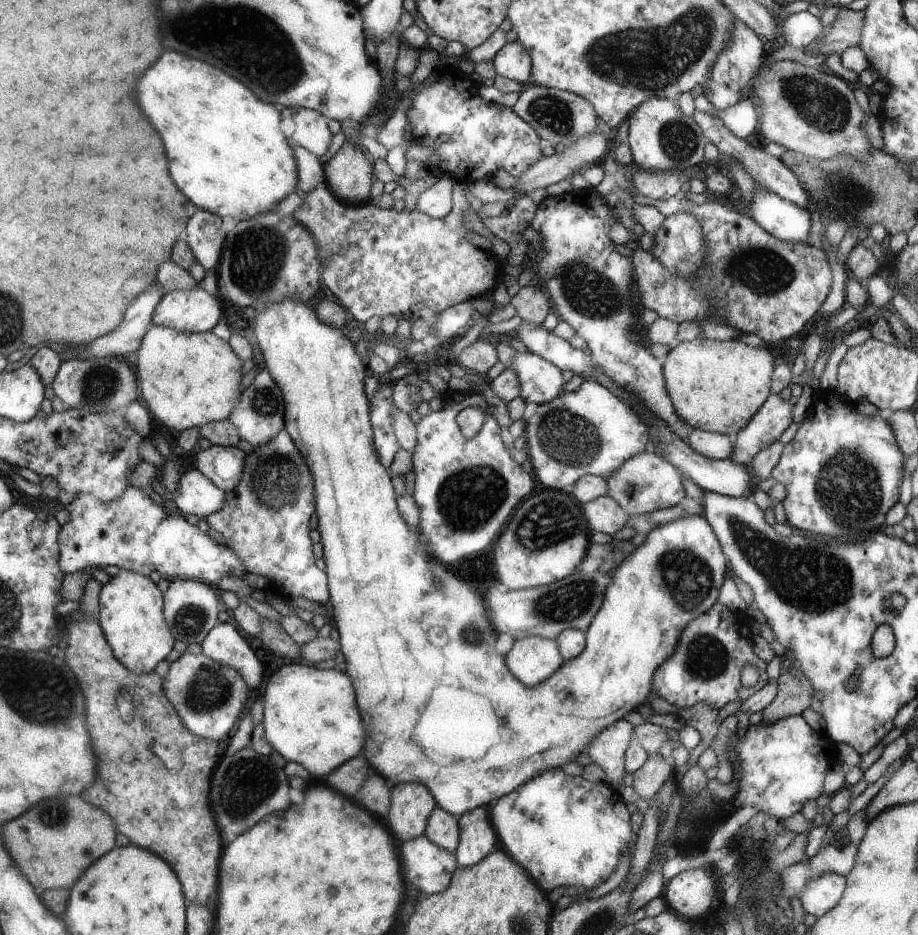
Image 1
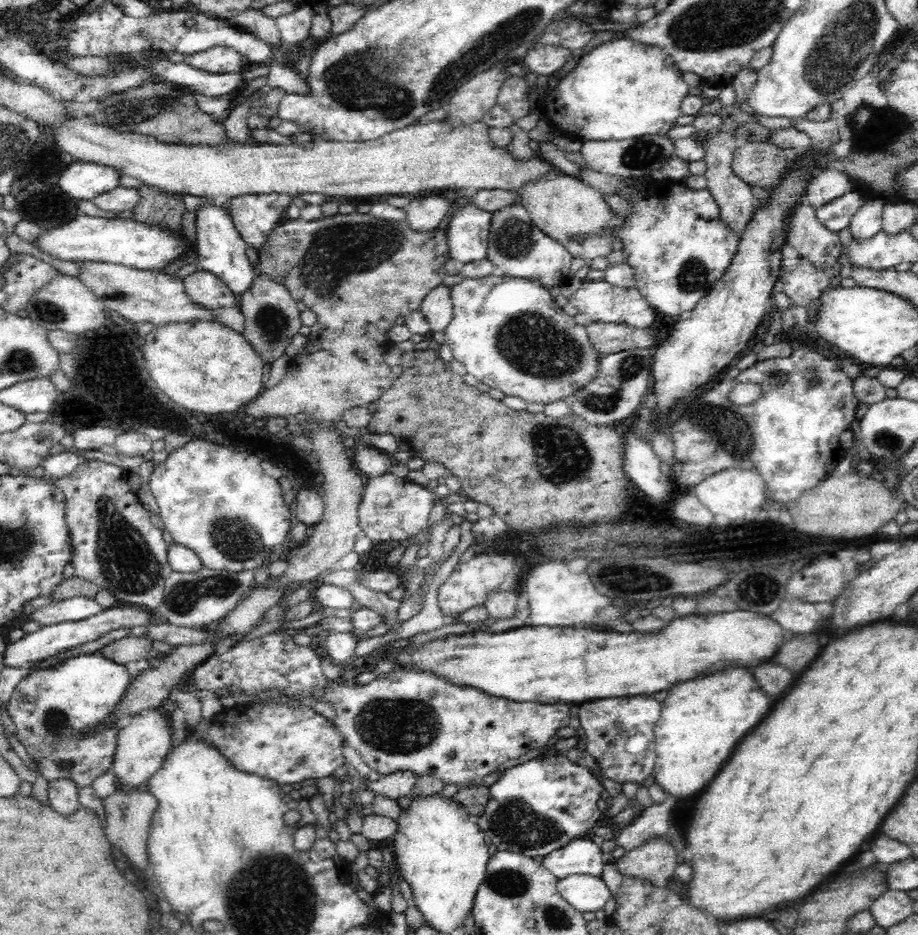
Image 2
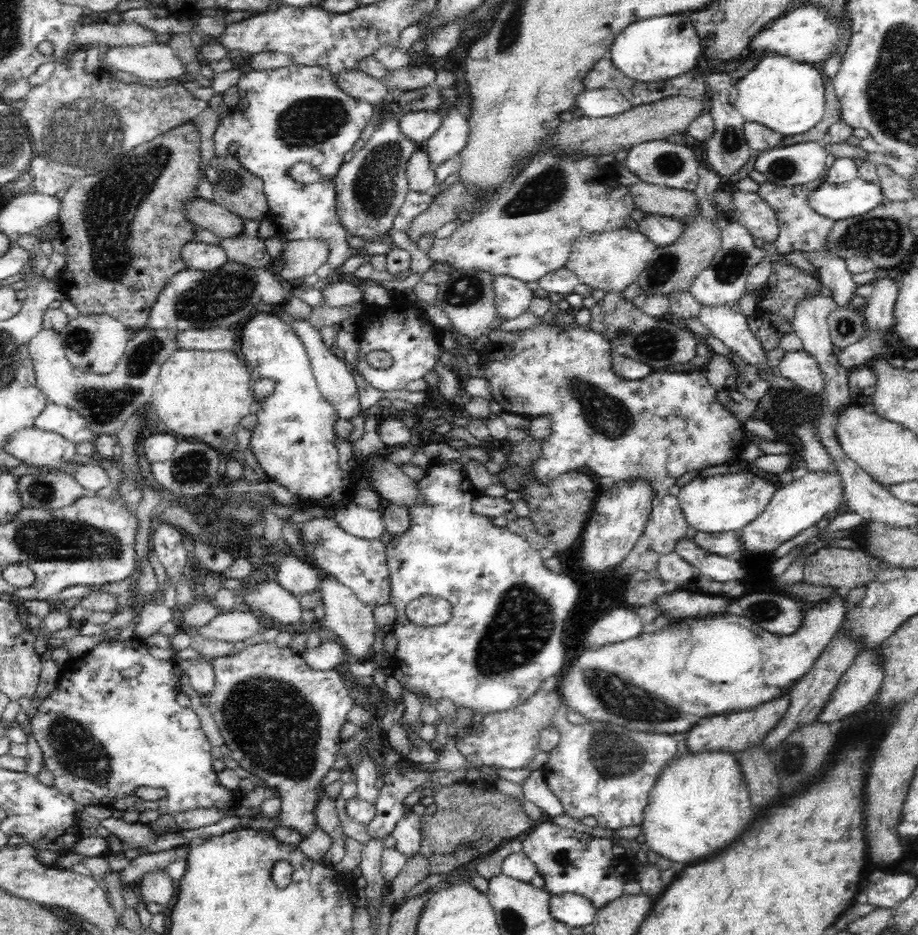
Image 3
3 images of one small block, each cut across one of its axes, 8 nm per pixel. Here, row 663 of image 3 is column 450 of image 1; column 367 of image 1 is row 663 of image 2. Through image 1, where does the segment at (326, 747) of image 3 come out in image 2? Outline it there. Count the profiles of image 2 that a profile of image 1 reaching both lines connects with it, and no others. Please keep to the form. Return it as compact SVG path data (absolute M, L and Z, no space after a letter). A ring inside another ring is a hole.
M274 631L248 641L231 644L197 666L191 675L198 690L210 690L216 694L242 689L254 693L255 690L276 686L285 689L290 699L306 697L310 689L324 688L329 679L324 676L319 659L310 645L300 645L292 639L292 632Z

